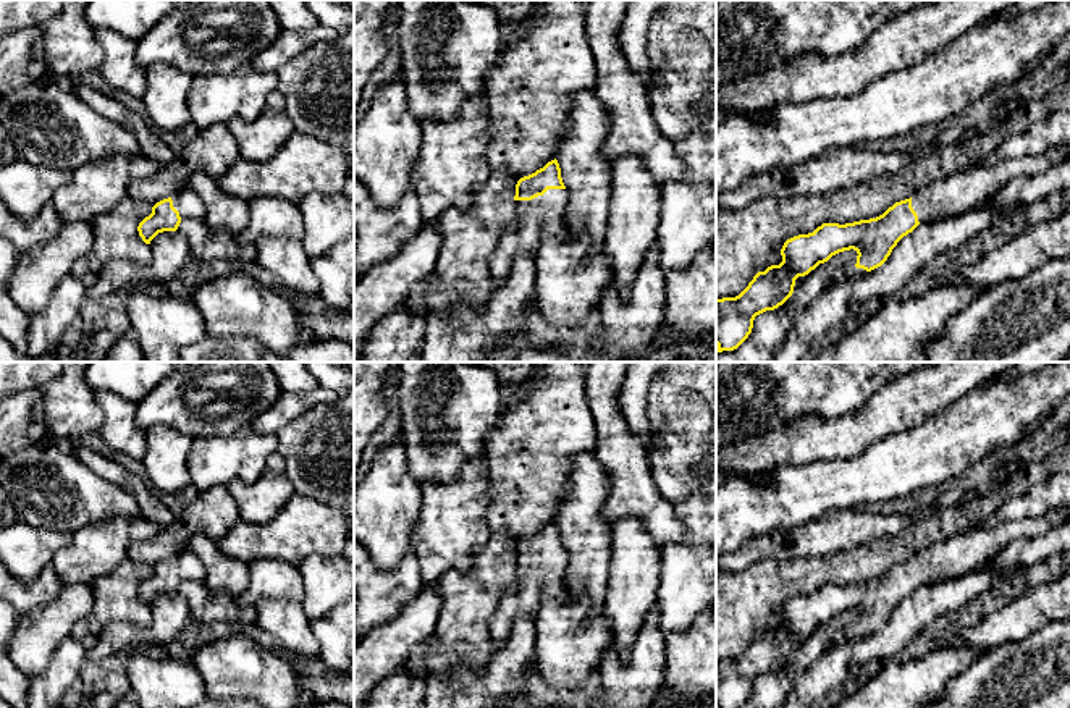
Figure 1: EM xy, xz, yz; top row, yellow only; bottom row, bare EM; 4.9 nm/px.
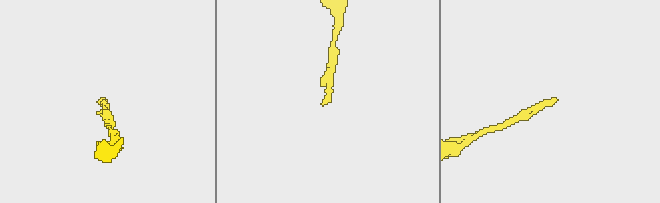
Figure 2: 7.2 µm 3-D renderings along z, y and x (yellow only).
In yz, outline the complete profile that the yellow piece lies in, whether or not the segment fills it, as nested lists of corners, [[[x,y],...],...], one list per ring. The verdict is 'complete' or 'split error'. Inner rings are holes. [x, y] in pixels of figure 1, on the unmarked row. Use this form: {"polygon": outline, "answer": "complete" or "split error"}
{"polygon": [[[1051,511],[1038,519],[976,527],[918,551],[876,580],[823,585],[813,595],[787,601],[779,627],[758,634],[739,658],[716,661],[716,706],[740,708],[752,695],[756,677],[782,668],[792,658],[795,642],[832,617],[853,611],[858,616],[855,629],[871,634],[920,585],[957,579],[986,564],[1013,540],[1041,537],[1059,524],[1057,511]]], "answer": "split error"}

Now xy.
{"polygon": [[[186,548],[176,558],[163,561],[152,569],[152,575],[145,579],[139,588],[139,598],[145,606],[163,593],[176,593],[184,580],[205,580],[205,567],[200,559]]], "answer": "split error"}

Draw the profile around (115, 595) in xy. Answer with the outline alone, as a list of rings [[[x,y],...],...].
[[[126,558],[110,574],[95,580],[91,588],[94,593],[94,611],[87,619],[76,622],[73,637],[92,640],[116,622],[124,621],[134,626],[150,627],[152,613],[139,598],[139,585],[152,575],[152,567]]]

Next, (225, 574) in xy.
[[[194,533],[187,548],[200,559],[205,567],[205,584],[234,598],[244,593],[251,582],[247,564],[226,556],[217,542],[202,533]]]

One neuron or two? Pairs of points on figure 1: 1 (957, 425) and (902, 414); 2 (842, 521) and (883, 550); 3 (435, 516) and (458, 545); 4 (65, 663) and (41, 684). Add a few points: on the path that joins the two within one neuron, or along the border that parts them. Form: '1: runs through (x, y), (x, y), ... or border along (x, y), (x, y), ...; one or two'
1: border along (960, 398), (925, 422), (893, 434); two
2: border along (905, 527), (893, 535), (875, 537), (834, 553); two
3: runs through (442, 522), (451, 539); one
4: runs through (58, 670), (47, 681); one

